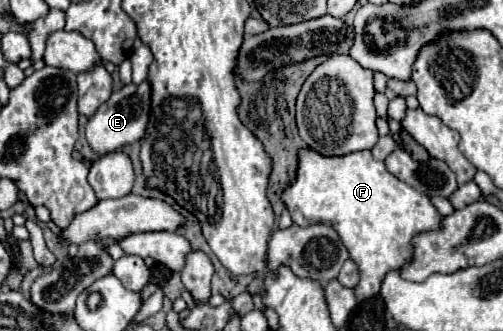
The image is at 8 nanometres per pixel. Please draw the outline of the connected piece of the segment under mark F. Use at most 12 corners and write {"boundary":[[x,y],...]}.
{"boundary":[[300,150],[282,200],[340,234],[360,302],[438,230],[430,198],[368,150]]}

